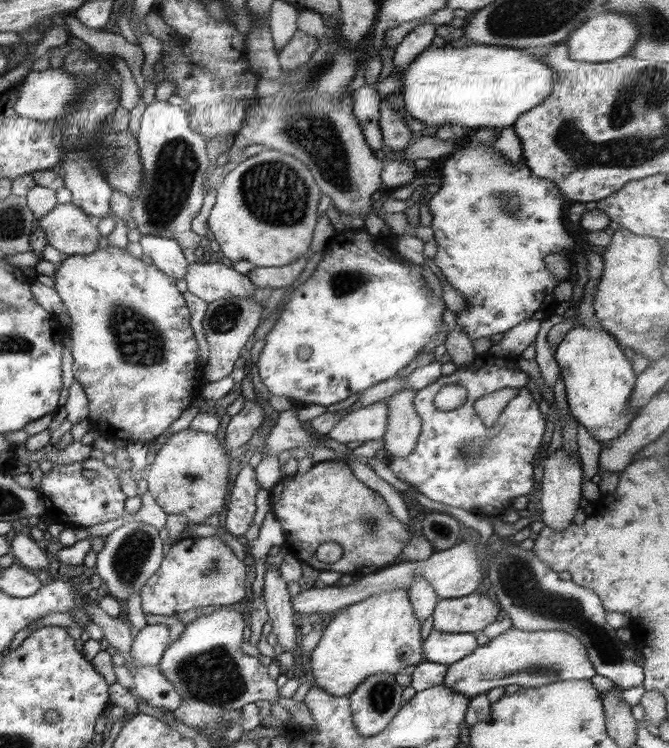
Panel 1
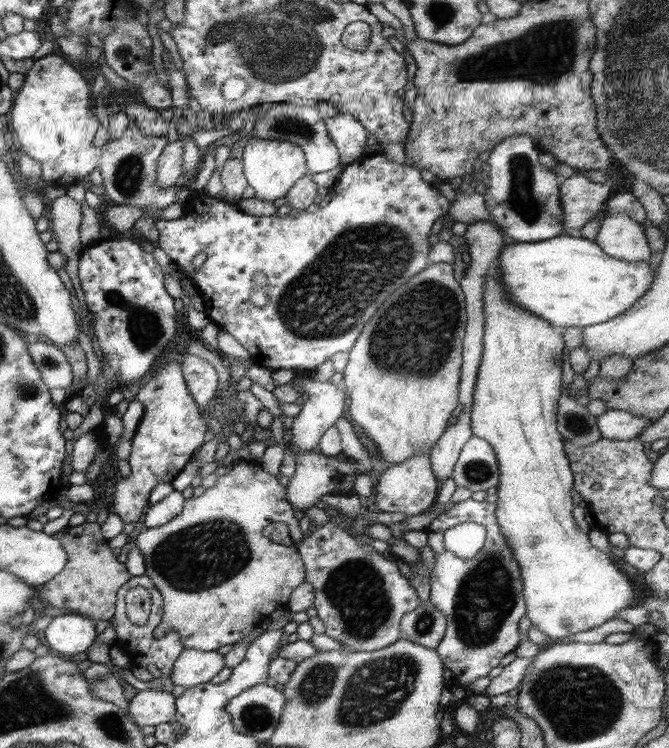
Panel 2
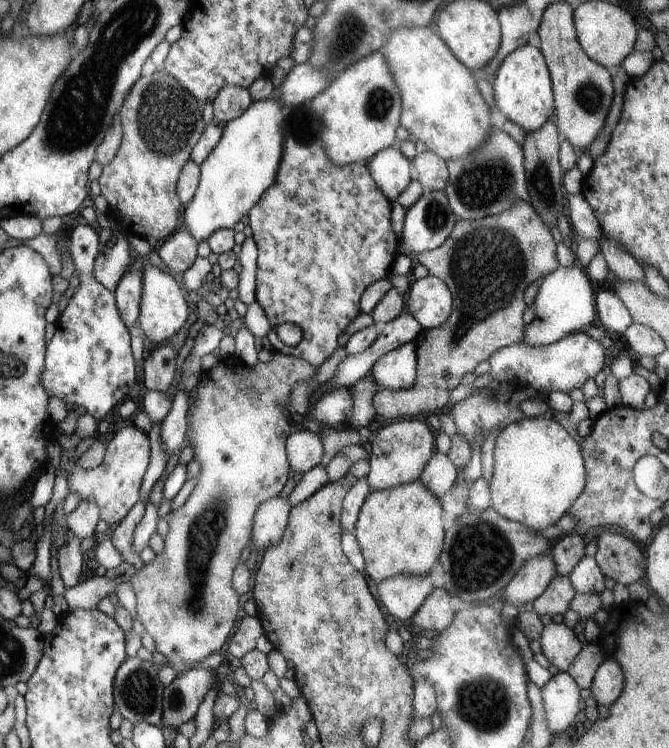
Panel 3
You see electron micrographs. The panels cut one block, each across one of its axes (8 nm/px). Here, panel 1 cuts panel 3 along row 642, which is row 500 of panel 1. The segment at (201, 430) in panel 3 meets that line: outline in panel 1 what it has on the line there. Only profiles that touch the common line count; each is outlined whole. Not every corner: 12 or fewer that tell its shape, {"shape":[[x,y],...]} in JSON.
{"shape":[[191,428],[151,457],[148,491],[167,515],[220,513],[230,458]]}

